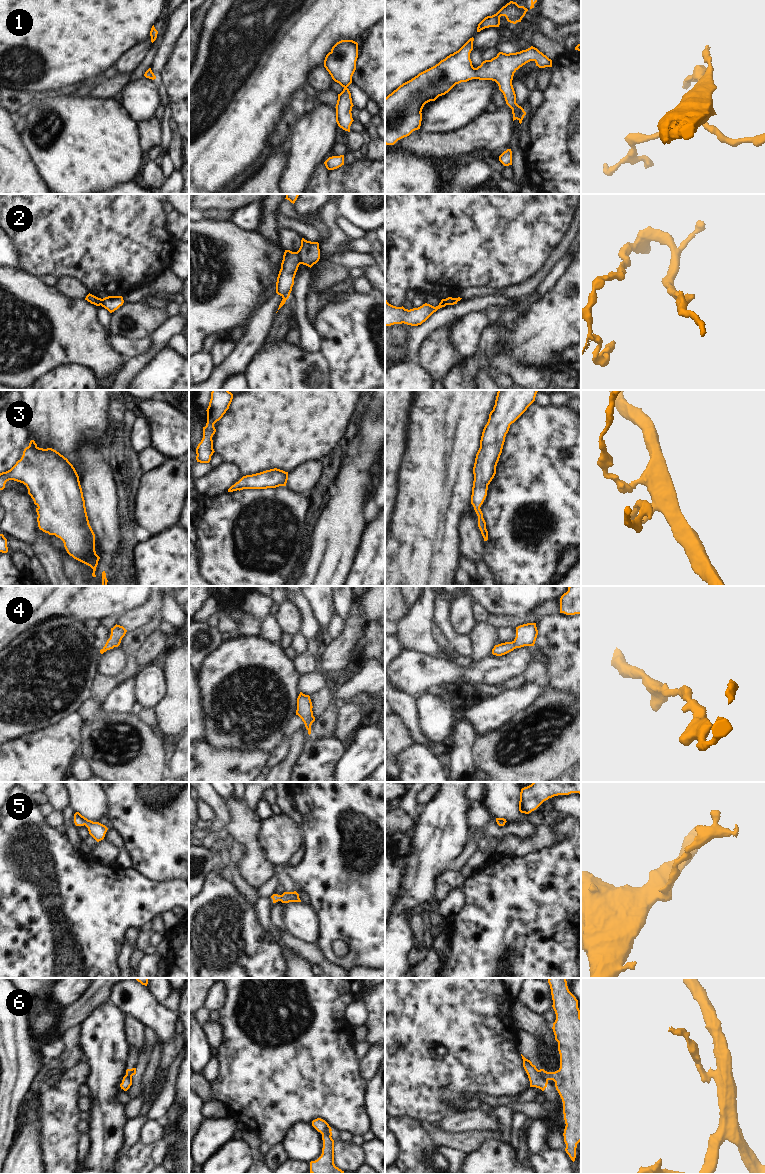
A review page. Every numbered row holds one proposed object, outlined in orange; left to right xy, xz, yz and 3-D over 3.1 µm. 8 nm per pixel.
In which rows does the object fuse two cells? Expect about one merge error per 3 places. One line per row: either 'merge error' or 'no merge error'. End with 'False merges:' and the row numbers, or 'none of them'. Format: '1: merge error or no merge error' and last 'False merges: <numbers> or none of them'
1: no merge error
2: merge error
3: no merge error
4: no merge error
5: no merge error
6: merge error
False merges: 2, 6

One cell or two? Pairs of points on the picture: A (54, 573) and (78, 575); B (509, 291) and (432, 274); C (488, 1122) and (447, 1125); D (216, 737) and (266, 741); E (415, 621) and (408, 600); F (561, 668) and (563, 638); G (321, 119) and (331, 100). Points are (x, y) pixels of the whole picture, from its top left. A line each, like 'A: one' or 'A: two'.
A: two
B: two
C: one
D: one
E: two
F: one
G: two

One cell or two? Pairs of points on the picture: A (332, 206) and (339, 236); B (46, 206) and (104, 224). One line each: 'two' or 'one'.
A: one
B: one

